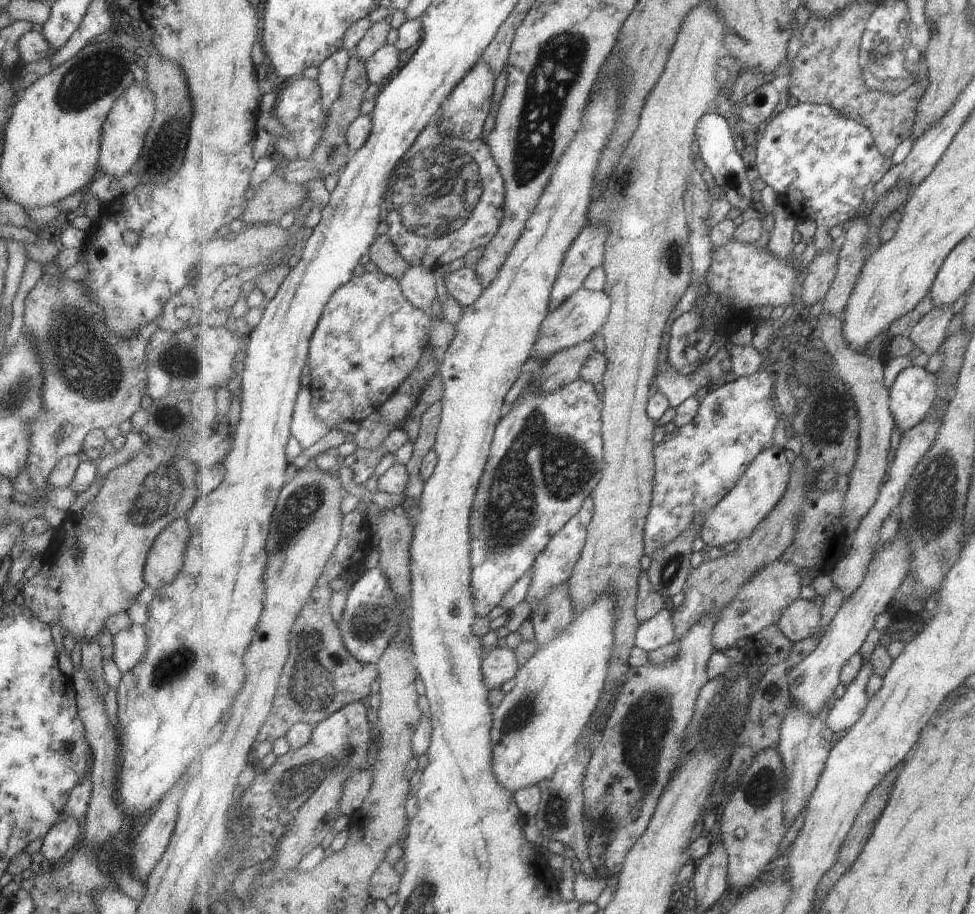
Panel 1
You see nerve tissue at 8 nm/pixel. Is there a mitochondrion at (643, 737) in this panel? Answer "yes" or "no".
yes

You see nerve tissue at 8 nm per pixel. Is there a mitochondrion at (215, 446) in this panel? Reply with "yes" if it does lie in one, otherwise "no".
no

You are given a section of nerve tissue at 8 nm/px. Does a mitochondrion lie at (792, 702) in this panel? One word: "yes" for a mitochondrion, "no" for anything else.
no

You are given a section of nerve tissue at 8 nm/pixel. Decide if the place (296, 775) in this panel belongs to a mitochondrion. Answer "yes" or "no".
yes

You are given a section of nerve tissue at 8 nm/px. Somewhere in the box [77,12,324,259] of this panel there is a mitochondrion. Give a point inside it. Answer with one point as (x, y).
(163, 151)

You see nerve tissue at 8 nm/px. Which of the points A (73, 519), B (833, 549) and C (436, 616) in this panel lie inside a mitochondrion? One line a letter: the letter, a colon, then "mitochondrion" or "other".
A: other
B: other
C: other

